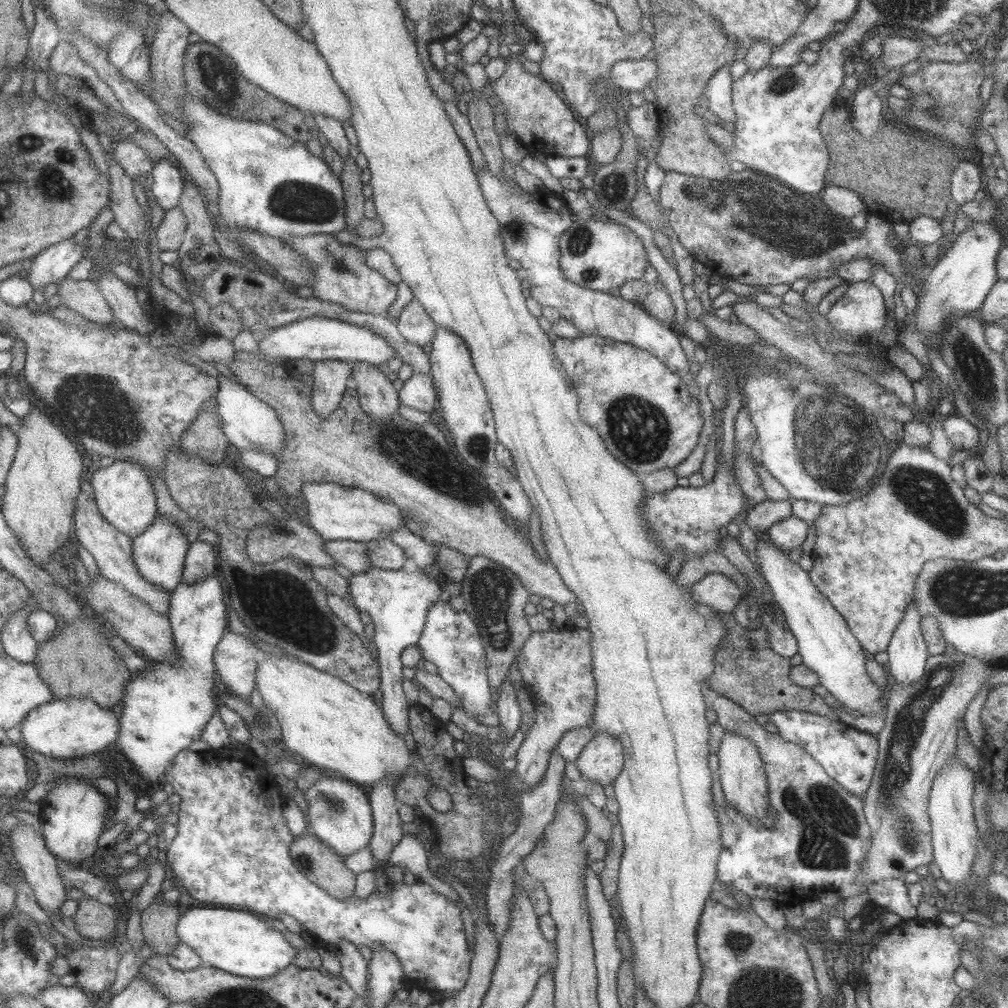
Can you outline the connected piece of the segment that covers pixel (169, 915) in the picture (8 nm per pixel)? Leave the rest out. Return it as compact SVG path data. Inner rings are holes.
M156 897L140 912L140 927L146 944L155 955L169 954L179 943L176 935L176 922L182 913L175 910L173 903L163 902Z

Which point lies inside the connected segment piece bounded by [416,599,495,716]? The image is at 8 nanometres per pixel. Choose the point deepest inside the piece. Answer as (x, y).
(450, 640)

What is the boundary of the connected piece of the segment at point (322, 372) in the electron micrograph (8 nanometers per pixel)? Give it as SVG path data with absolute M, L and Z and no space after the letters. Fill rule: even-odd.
M319 360L314 363L310 403L317 416L329 416L349 386L352 364L340 360Z

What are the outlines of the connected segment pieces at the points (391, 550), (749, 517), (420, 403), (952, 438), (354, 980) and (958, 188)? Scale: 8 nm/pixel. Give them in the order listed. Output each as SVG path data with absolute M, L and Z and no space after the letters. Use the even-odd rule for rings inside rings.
M377 538L361 542L365 547L365 556L370 566L381 570L400 569L406 556L400 546L389 539Z
M791 498L773 501L765 499L764 501L754 503L745 513L745 524L751 530L767 530L775 522L787 518L791 514Z
M412 373L402 382L402 387L396 391L398 402L415 410L426 412L428 415L435 410L435 393L429 375Z
M952 412L942 418L942 430L952 444L952 450L972 450L979 445L980 434L967 420Z
M341 939L333 949L340 964L340 977L355 991L357 996L368 996L368 962L359 949Z
M960 157L959 162L950 175L950 198L957 205L973 201L975 193L982 184L981 170L971 159Z

